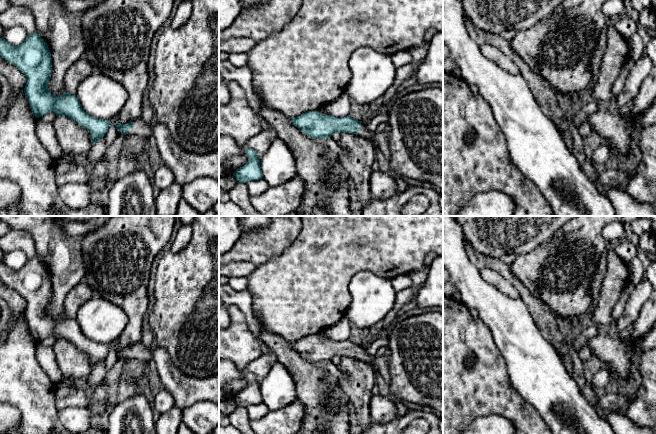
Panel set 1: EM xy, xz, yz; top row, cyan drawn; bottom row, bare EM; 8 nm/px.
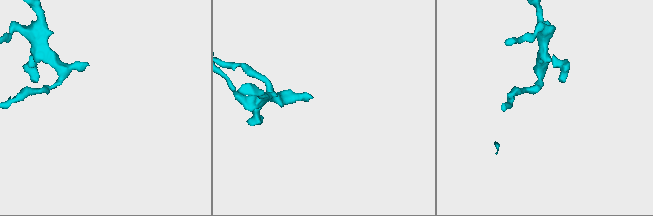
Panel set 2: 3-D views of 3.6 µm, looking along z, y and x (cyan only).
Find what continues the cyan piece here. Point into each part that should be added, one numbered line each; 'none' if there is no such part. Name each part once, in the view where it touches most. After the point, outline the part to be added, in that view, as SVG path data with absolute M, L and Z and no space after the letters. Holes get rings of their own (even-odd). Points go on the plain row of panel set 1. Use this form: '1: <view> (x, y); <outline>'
1: xy (186, 390); M135 343L128 355L142 361L153 360L163 388L173 397L175 406L185 409L198 402L211 401L219 406L219 374L206 378L196 378L181 372L172 362L164 347L147 348Z

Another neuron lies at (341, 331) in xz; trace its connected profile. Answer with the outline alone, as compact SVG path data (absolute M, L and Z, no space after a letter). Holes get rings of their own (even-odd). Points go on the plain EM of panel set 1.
M344 316L339 322L328 327L324 330L328 339L341 342L350 339L351 336L351 323L346 316Z

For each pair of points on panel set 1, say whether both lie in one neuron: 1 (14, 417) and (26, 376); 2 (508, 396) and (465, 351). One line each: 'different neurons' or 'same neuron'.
1: different neurons
2: same neuron

